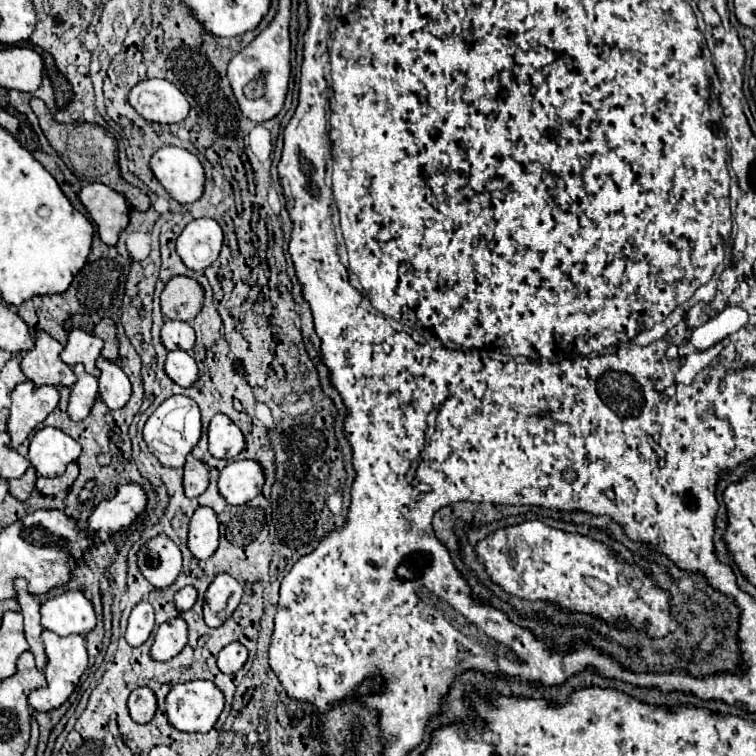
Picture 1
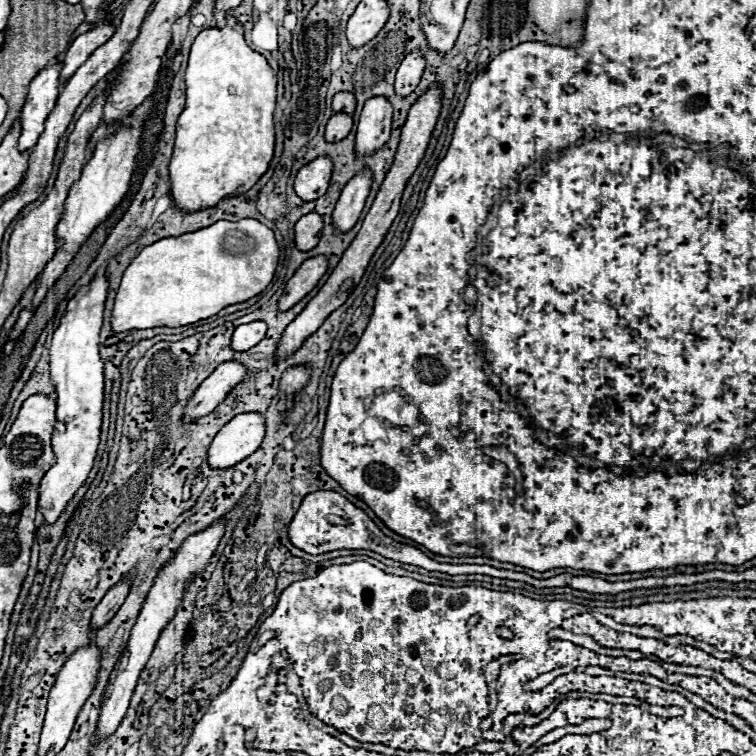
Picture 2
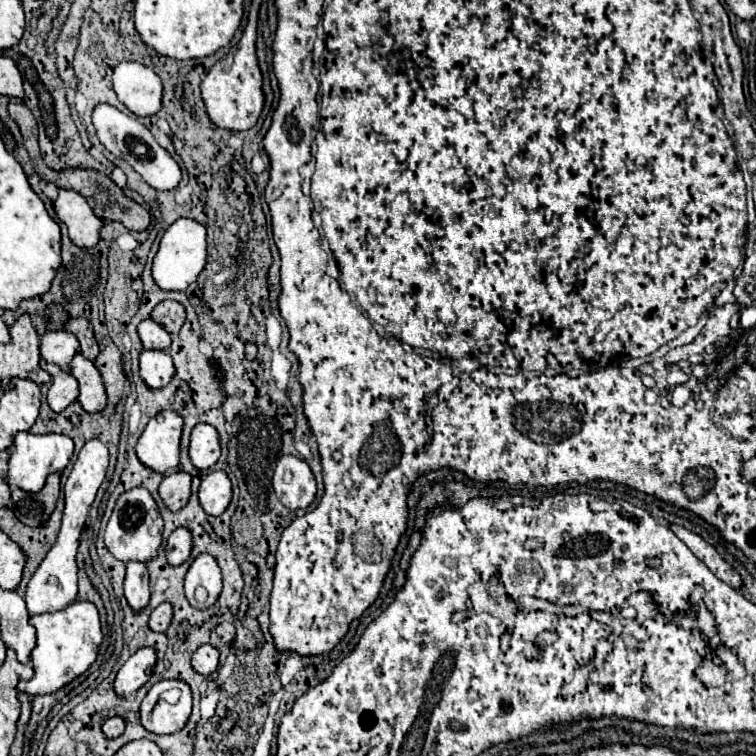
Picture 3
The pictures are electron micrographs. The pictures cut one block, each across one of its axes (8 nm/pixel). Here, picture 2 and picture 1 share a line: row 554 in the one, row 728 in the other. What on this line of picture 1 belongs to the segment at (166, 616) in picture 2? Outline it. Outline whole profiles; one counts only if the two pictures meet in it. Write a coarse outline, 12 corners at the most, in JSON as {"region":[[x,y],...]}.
{"region":[[210,680],[176,684],[168,722],[210,732],[224,696]]}

